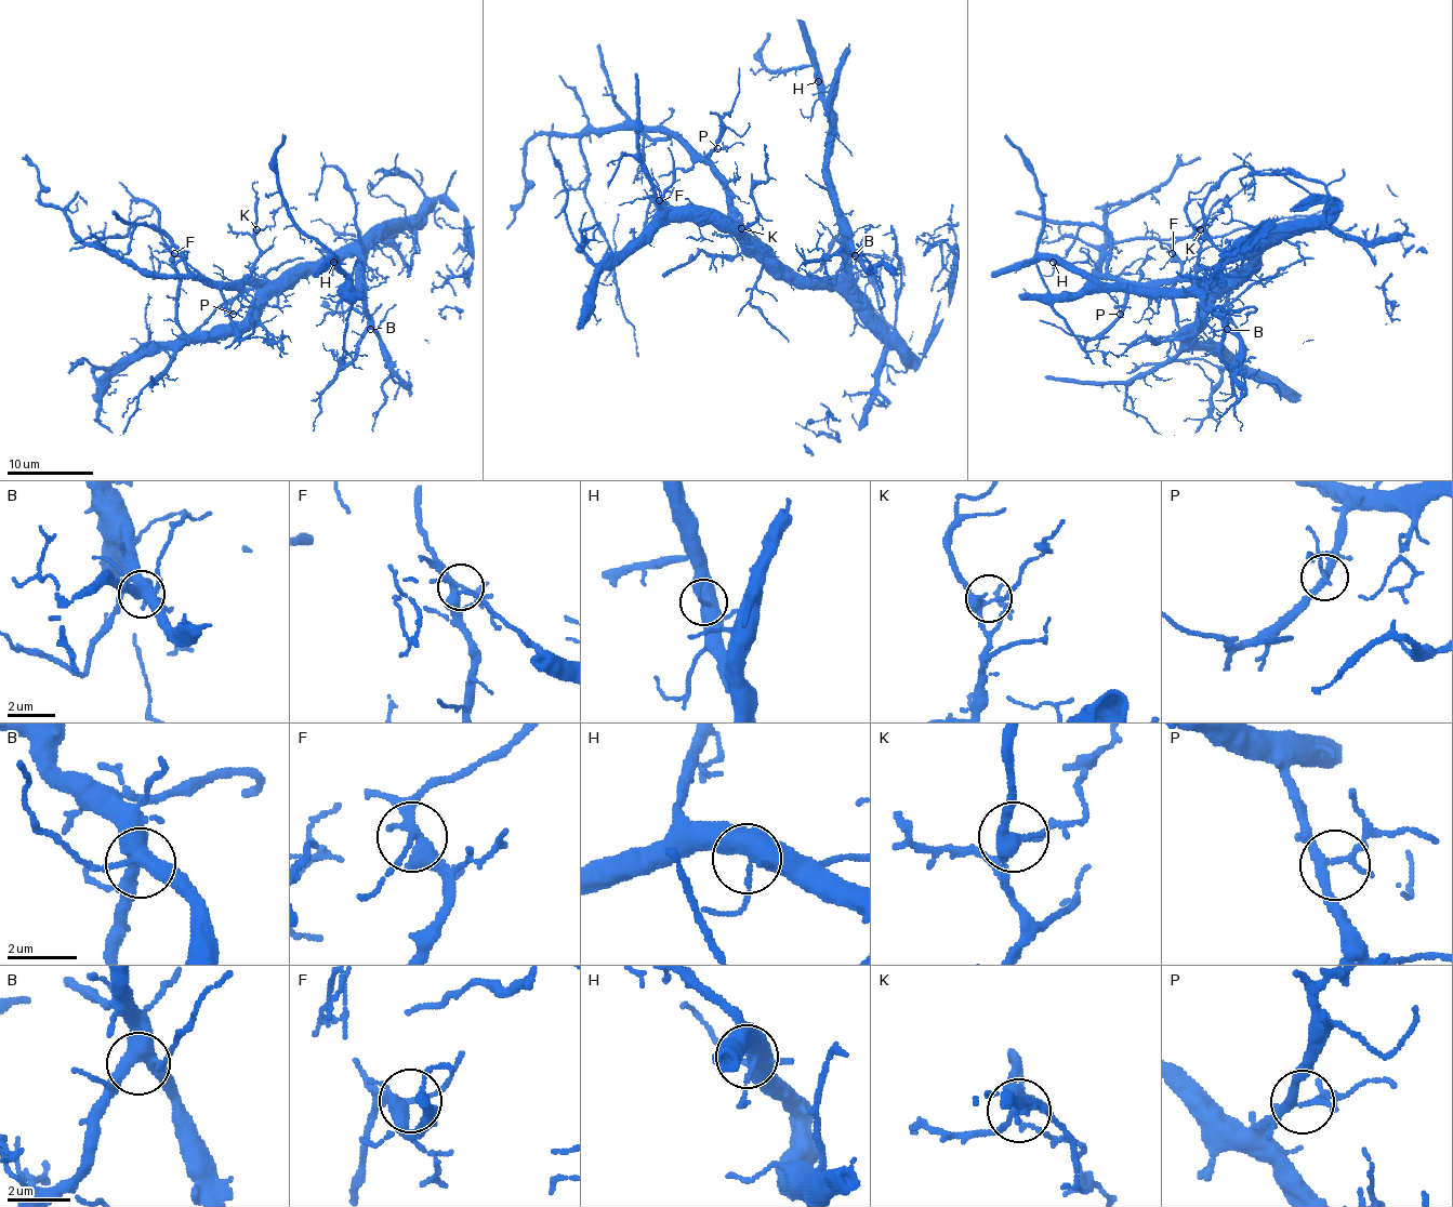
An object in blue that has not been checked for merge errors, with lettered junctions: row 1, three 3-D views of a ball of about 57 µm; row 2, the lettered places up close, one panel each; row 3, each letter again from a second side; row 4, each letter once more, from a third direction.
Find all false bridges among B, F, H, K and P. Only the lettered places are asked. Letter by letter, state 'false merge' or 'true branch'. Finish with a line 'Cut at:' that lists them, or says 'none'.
B: true branch
F: true branch
H: true branch
K: true branch
P: true branch
Cut at: none

